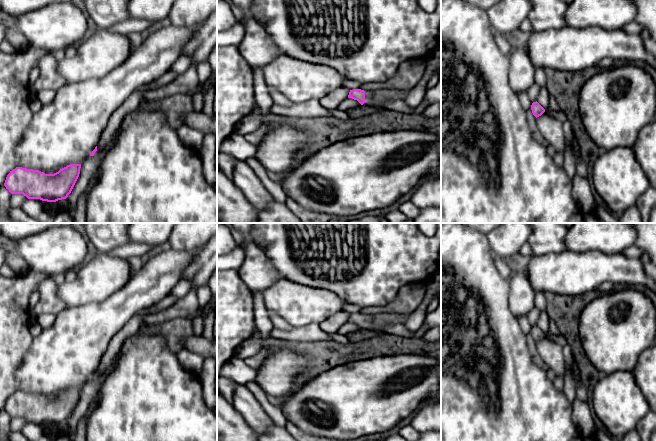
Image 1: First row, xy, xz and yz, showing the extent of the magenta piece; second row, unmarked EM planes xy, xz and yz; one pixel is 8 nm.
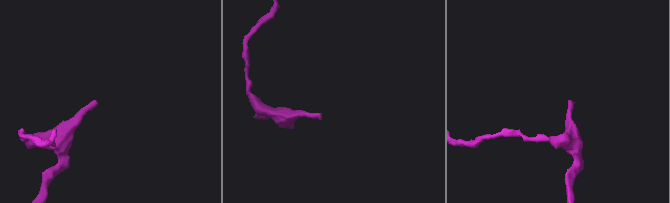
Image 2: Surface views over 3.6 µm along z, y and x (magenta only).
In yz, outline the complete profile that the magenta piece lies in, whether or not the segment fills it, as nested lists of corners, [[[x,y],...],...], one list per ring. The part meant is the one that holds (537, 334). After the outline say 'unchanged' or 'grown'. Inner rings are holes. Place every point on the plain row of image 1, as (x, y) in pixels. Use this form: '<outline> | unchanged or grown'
[[[537,325],[532,327],[531,334],[536,342],[545,336],[545,333]]] | unchanged

